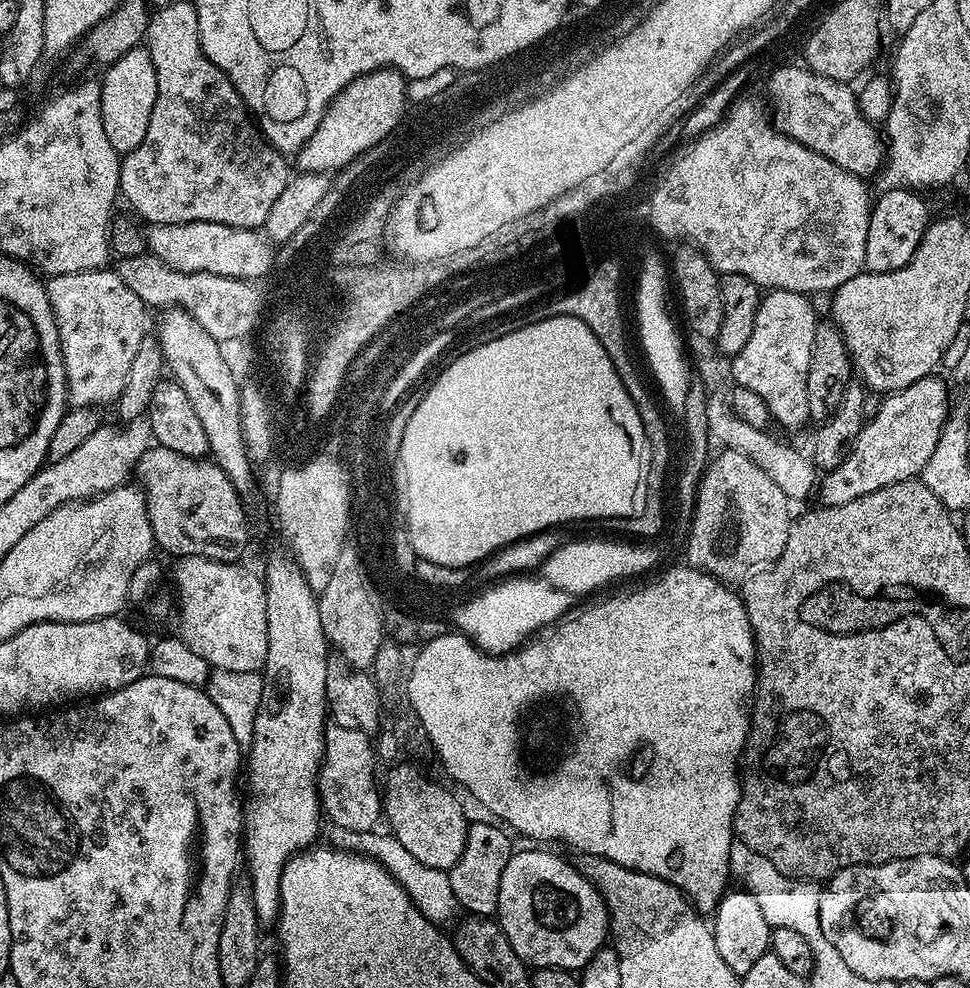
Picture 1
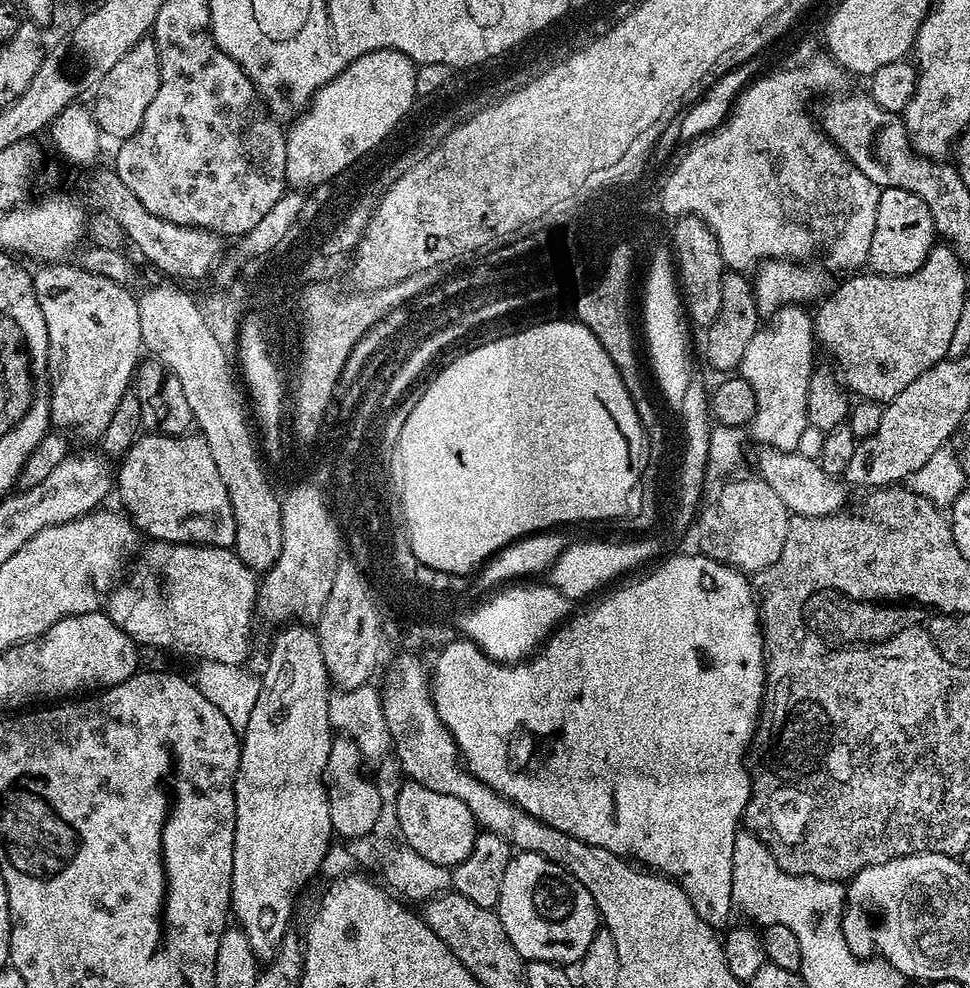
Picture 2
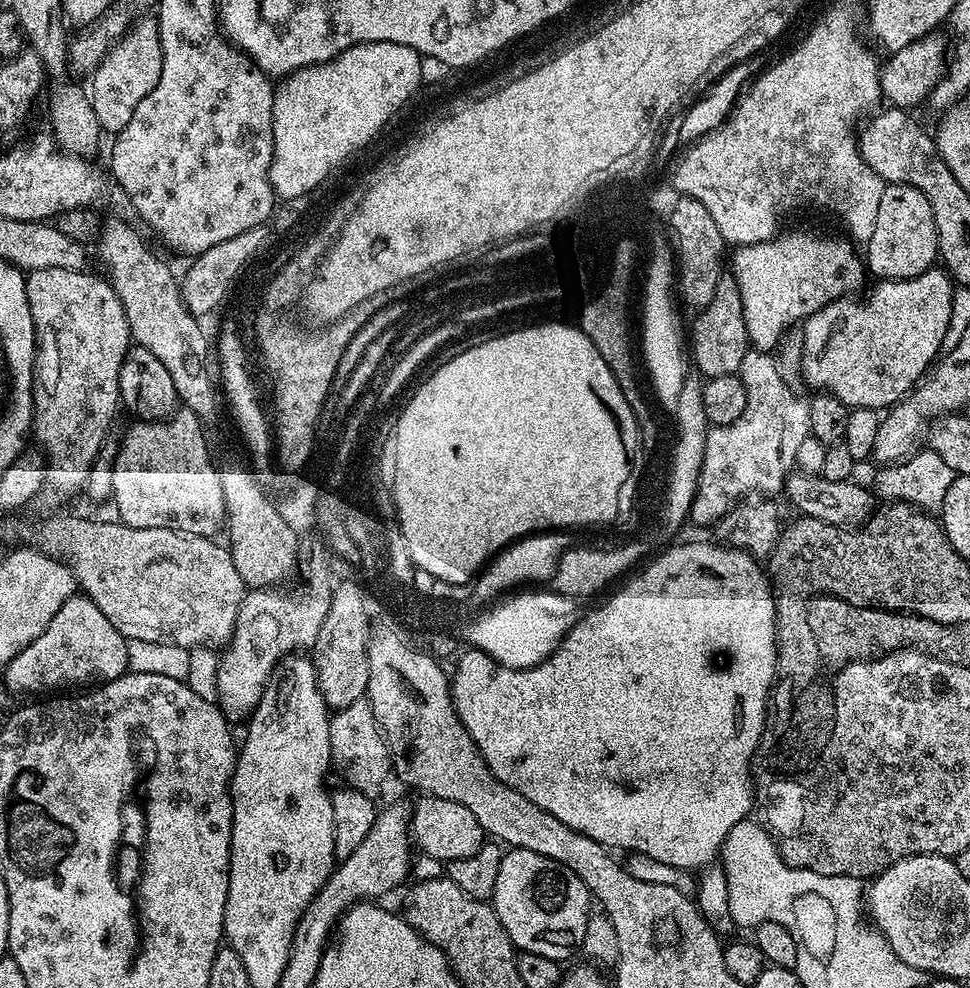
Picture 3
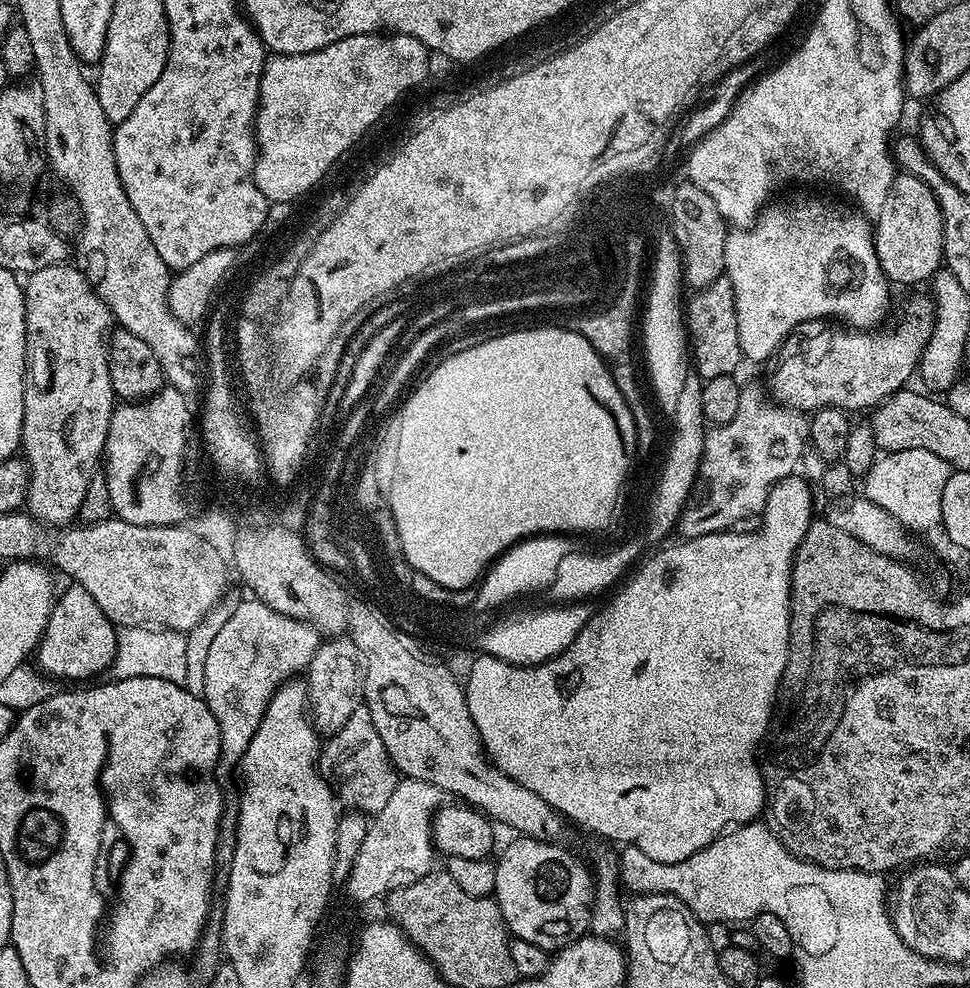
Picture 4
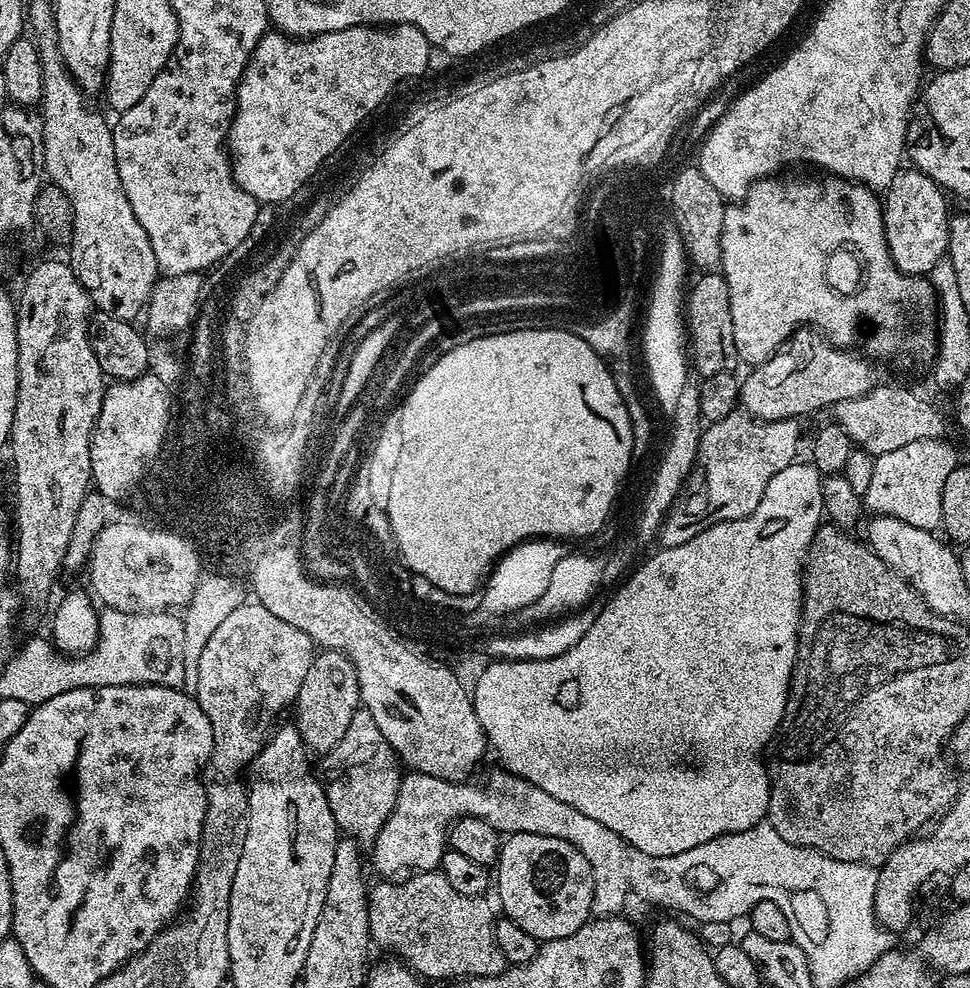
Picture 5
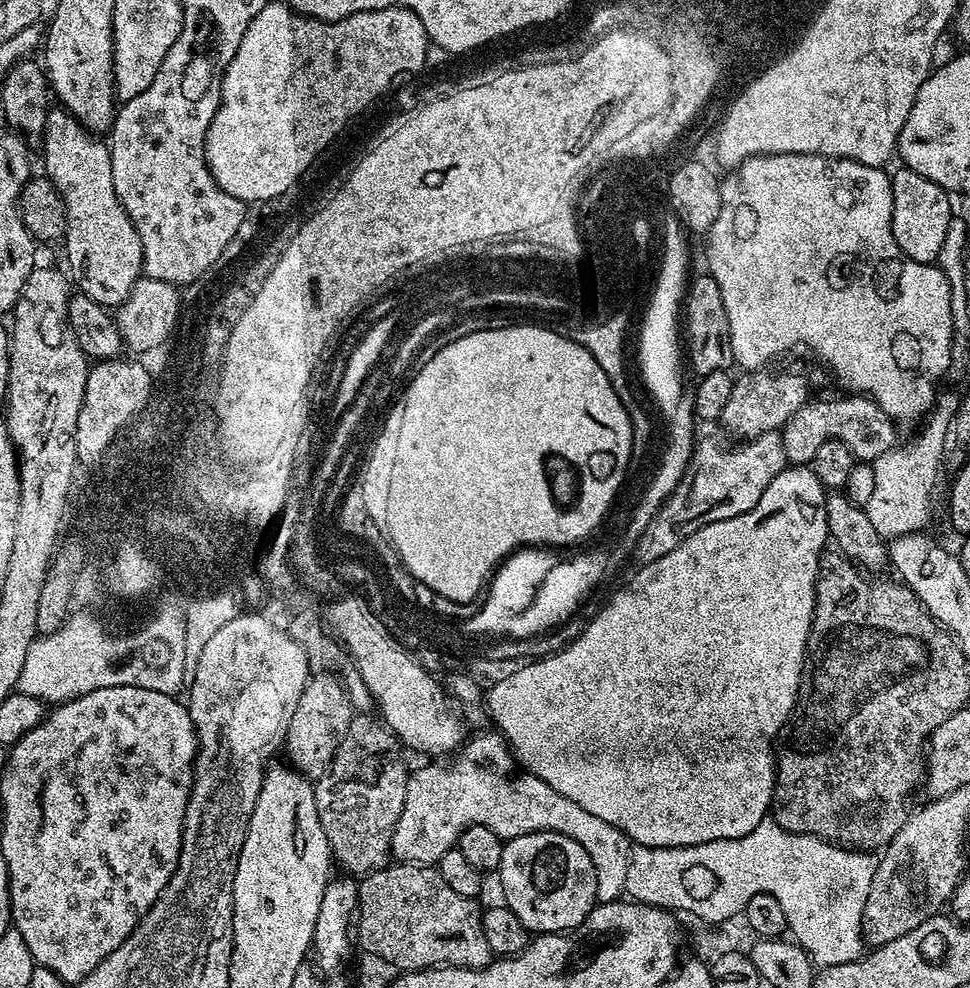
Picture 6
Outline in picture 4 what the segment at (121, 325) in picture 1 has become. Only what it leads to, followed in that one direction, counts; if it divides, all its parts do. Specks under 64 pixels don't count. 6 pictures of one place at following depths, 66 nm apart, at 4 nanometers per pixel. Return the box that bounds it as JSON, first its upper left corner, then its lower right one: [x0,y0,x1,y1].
[20,263,114,526]

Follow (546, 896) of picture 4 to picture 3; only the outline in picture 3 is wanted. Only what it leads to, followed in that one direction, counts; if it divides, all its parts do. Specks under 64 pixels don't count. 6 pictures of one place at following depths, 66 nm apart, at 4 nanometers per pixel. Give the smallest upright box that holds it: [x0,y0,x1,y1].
[490,848,588,962]

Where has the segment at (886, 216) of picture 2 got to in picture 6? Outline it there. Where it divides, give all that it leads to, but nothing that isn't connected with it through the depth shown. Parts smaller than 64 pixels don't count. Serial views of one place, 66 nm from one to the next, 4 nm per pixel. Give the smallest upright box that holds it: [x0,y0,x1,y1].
[891,166,954,262]

